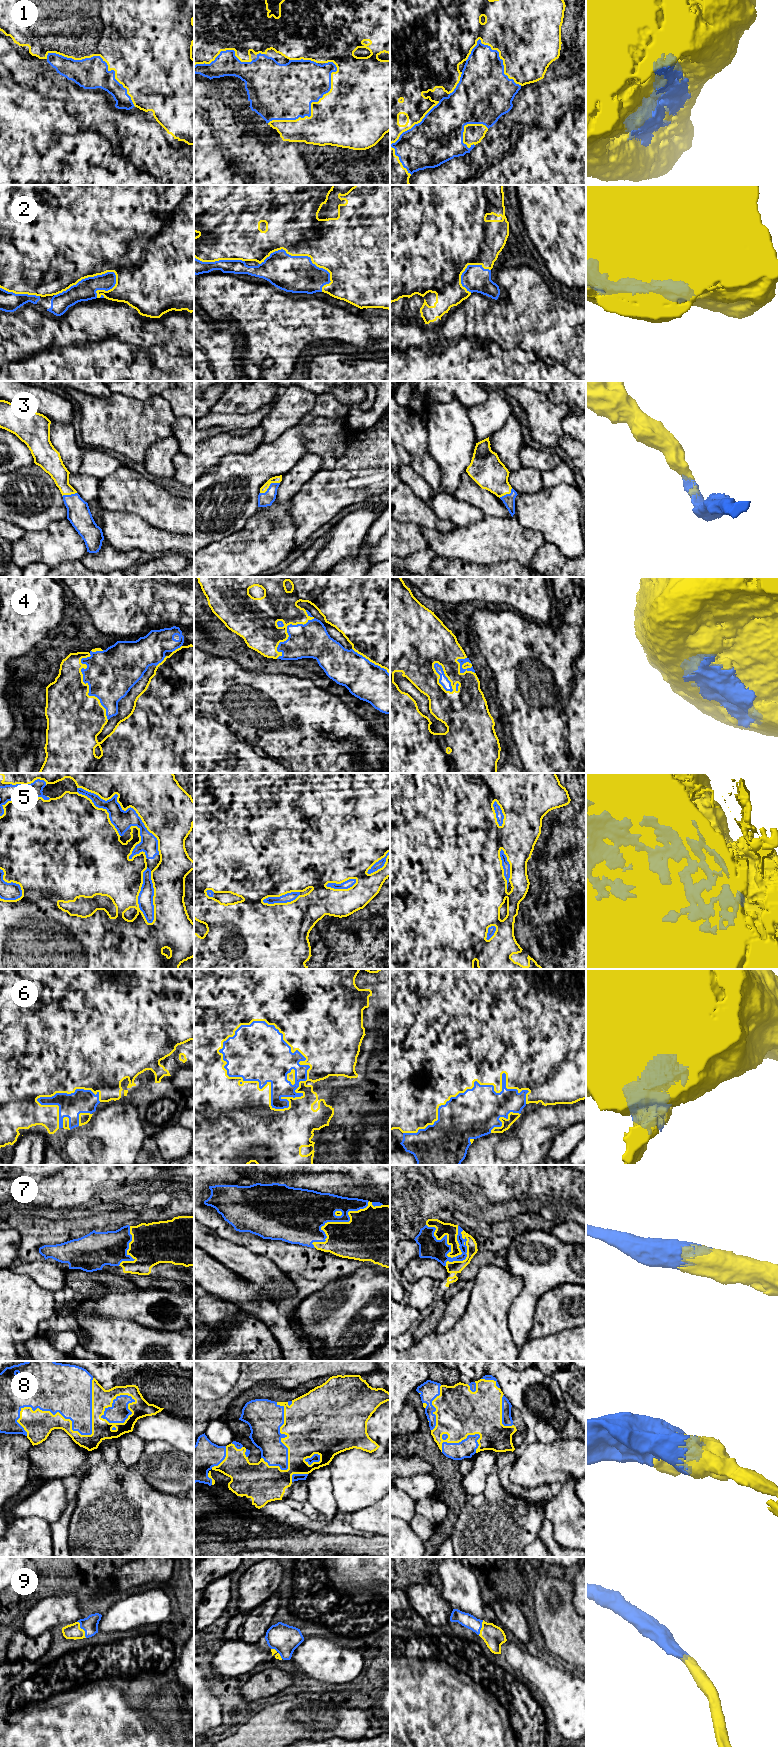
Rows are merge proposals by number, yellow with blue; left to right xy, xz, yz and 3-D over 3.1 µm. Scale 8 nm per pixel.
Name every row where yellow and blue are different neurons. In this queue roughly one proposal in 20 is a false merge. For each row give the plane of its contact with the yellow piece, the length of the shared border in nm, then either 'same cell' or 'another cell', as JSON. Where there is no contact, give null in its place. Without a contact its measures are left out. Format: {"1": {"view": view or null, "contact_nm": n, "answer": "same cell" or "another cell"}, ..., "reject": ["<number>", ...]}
{"1": {"view": "xy", "contact_nm": 850, "answer": "same cell"}, "2": {"view": "xy", "contact_nm": 550, "answer": "same cell"}, "3": {"view": "xz", "contact_nm": 180, "answer": "same cell"}, "4": {"view": "xy", "contact_nm": 550, "answer": "same cell"}, "5": {"view": "xy", "contact_nm": 850, "answer": "same cell"}, "6": {"view": "xz", "contact_nm": 800, "answer": "same cell"}, "7": {"view": "yz", "contact_nm": 380, "answer": "same cell"}, "8": {"view": "xy", "contact_nm": 700, "answer": "same cell"}, "9": {"view": "xy", "contact_nm": 150, "answer": "same cell"}, "reject": []}

